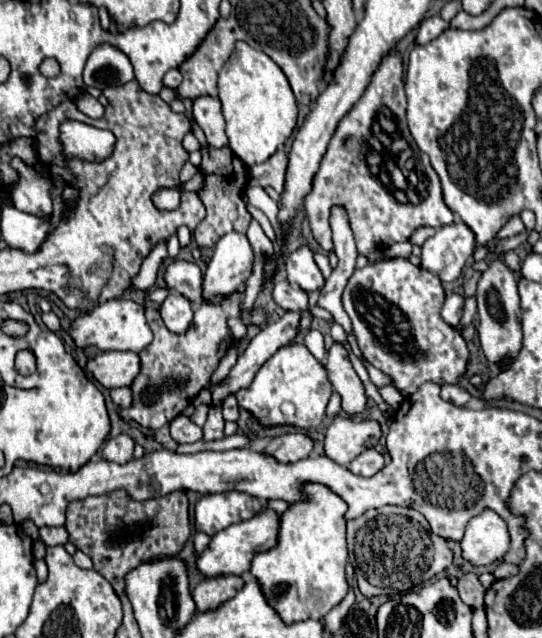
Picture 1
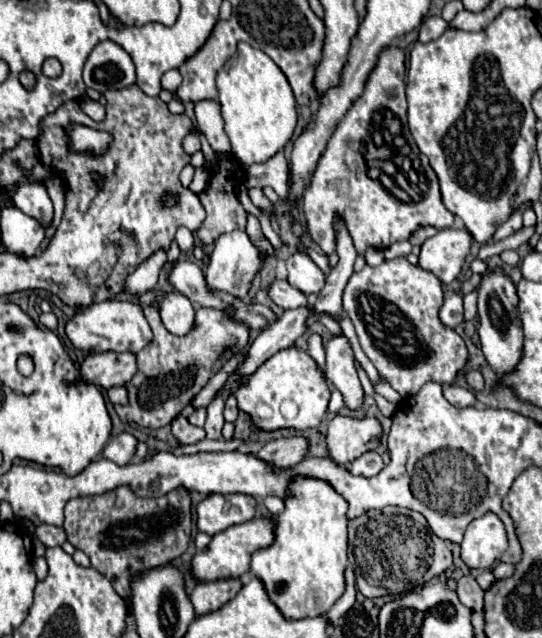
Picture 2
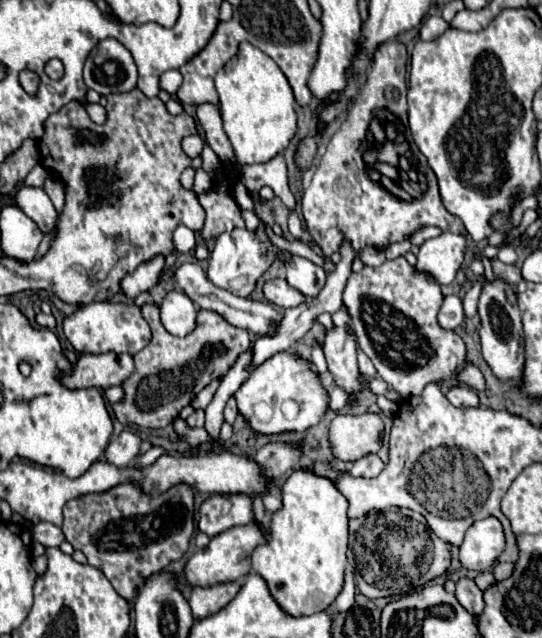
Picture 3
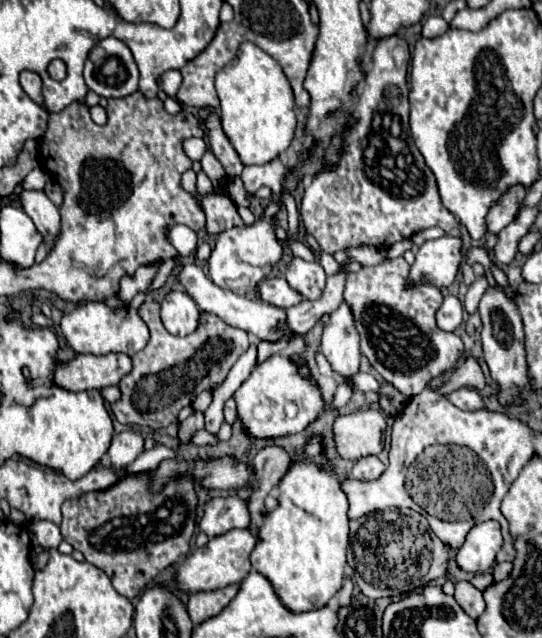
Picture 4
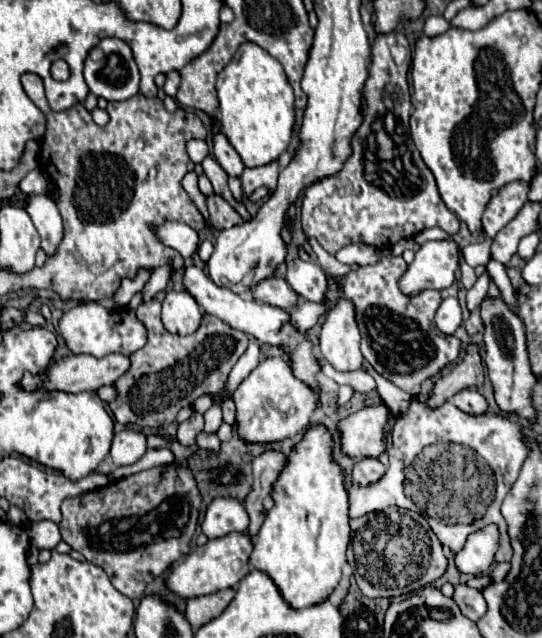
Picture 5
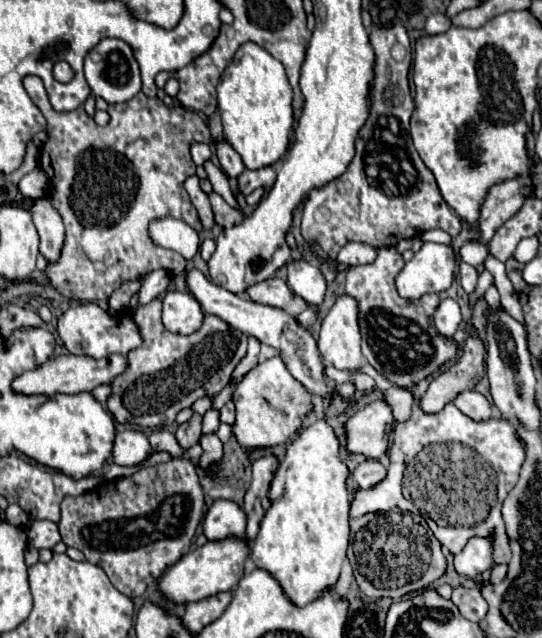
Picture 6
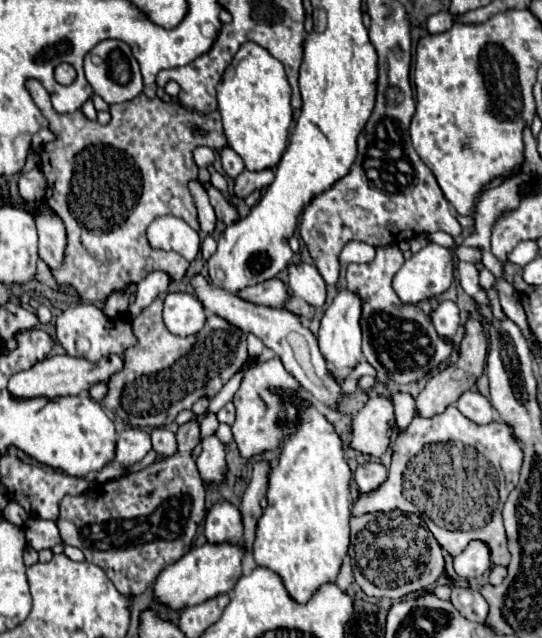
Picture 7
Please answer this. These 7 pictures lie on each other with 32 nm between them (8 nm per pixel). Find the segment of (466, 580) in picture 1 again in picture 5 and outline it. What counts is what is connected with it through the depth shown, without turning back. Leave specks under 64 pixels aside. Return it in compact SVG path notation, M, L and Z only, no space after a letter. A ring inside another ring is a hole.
M458 584L452 598L460 606L464 616L468 616L474 622L478 622L486 612L486 600L482 598L482 592L476 588L470 588L468 584Z

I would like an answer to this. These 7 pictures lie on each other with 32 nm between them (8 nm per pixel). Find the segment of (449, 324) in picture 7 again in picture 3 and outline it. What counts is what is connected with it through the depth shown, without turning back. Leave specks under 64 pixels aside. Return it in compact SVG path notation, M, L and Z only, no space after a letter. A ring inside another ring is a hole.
M446 296L444 304L438 312L438 322L442 328L454 330L464 322L464 310L462 310L462 300L458 296Z

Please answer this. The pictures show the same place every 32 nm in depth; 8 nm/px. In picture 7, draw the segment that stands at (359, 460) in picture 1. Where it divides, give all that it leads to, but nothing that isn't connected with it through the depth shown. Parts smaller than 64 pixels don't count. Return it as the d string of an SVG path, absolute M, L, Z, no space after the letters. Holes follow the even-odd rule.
M364 462L354 472L354 480L360 492L372 492L386 480L386 476L388 476L388 470L380 462Z

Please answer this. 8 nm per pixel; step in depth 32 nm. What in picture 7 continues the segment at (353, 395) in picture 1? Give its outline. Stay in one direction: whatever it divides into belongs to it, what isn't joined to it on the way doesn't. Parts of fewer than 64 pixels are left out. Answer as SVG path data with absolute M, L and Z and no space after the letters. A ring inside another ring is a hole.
M342 290L332 306L324 312L324 318L320 322L320 332L318 332L318 346L322 356L326 358L328 364L336 368L354 368L364 360L360 342L362 342L362 332L360 332L360 314L362 314L362 304L360 298L348 290Z

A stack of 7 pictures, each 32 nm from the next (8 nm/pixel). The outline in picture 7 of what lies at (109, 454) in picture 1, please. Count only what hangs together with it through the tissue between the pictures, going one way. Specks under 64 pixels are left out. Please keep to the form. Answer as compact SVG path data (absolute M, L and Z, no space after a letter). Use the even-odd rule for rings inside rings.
M128 428L118 434L114 462L122 464L122 466L132 466L132 464L140 462L150 450L152 450L150 434L144 430L138 430L138 428Z

